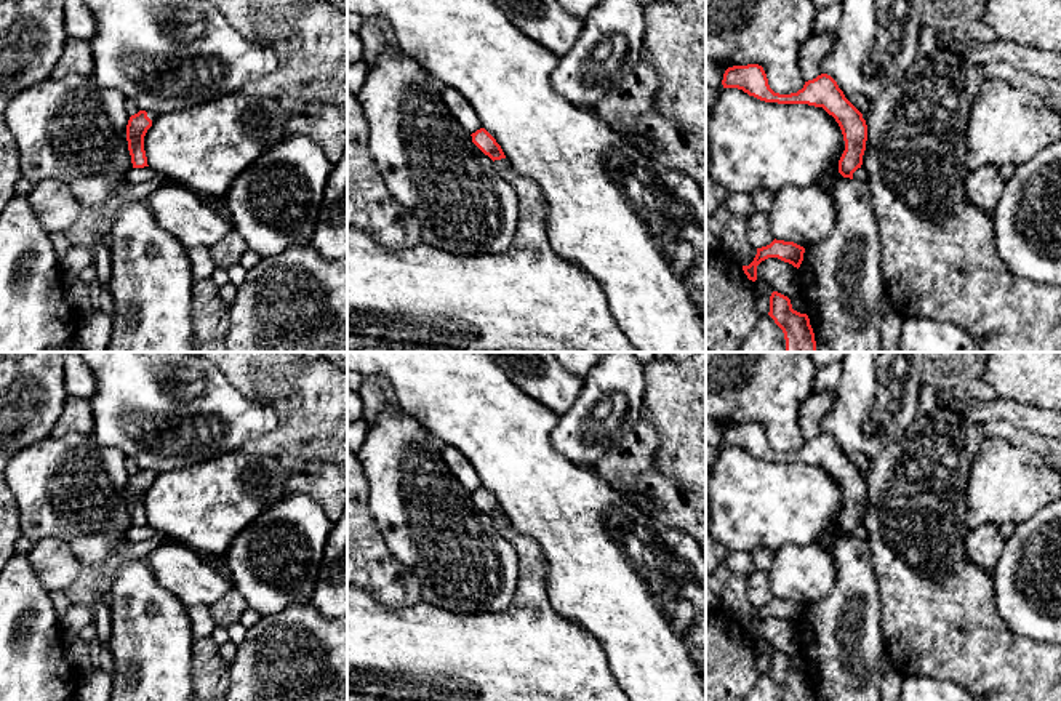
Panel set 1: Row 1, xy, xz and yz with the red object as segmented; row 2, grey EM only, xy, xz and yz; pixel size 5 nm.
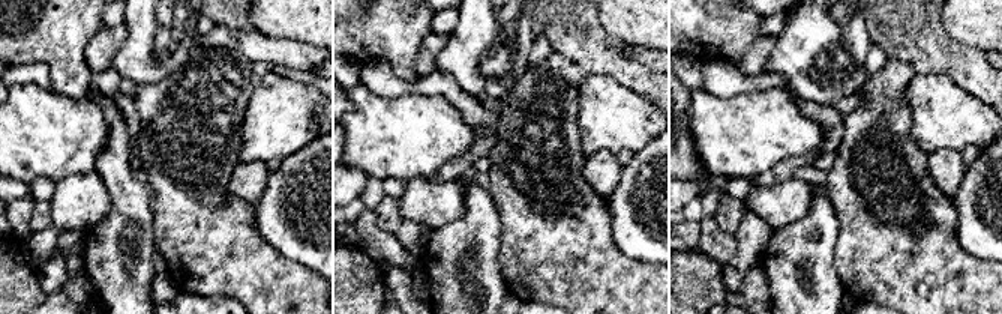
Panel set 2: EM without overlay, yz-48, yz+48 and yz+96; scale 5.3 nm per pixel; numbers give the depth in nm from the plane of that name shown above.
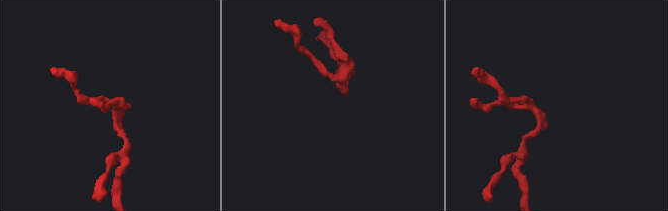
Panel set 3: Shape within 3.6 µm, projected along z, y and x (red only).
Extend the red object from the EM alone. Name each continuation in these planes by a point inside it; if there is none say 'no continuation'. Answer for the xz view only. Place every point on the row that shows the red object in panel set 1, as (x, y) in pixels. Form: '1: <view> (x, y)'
1: xz (399, 300)

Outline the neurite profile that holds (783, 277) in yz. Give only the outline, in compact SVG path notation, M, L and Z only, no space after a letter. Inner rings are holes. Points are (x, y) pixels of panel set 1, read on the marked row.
M768 258L757 266L757 280L765 280L775 291L789 299L802 296L799 269L778 258Z

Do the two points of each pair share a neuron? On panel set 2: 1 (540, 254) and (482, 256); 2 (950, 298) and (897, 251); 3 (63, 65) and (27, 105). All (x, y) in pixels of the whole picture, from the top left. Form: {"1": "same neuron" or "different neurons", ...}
{"1": "different neurons", "2": "same neuron", "3": "different neurons"}

